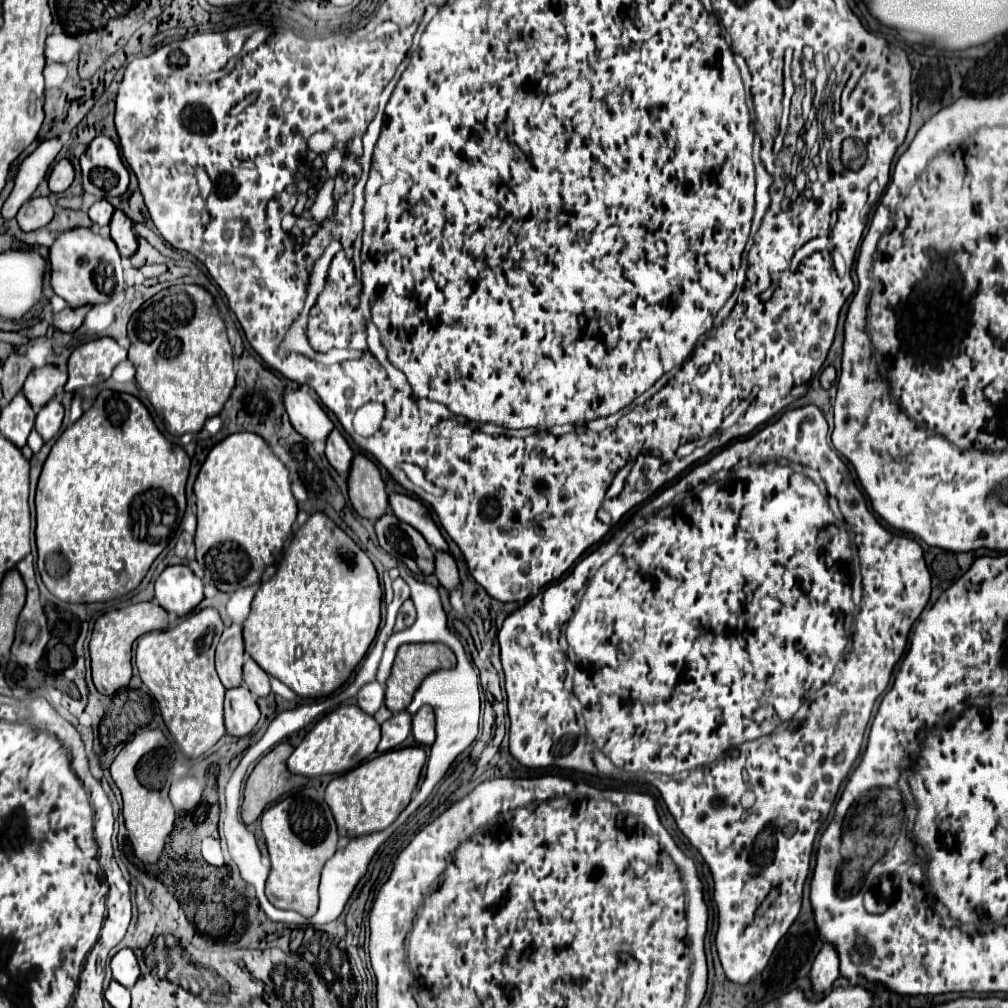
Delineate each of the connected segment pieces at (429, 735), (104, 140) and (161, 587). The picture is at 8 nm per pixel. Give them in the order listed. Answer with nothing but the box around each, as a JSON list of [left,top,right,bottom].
[[412,706,434,746],[80,136,128,198],[154,566,204,616]]

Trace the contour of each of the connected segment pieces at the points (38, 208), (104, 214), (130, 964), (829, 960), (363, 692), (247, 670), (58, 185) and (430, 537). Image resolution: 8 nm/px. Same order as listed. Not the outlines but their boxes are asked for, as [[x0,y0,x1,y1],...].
[[16,198,54,232],[88,200,114,226],[110,948,140,988],[810,946,838,996],[356,682,384,714],[244,656,270,698],[48,160,74,194],[388,494,448,550]]

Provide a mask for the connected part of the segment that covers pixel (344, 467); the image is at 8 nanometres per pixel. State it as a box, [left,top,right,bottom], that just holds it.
[326,428,352,478]

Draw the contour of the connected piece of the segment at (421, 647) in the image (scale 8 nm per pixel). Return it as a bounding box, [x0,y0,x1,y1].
[386,642,456,712]

